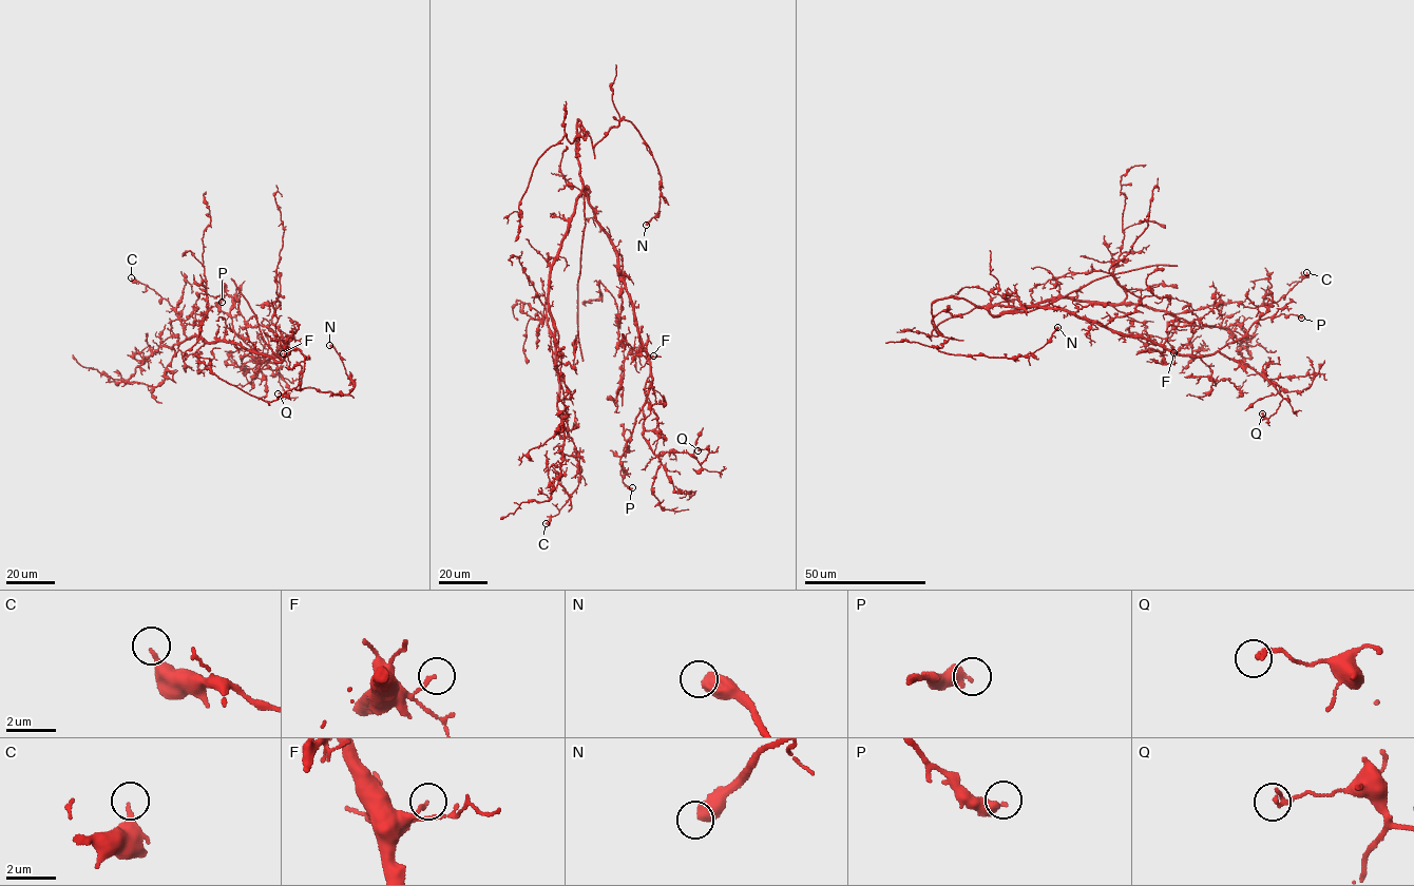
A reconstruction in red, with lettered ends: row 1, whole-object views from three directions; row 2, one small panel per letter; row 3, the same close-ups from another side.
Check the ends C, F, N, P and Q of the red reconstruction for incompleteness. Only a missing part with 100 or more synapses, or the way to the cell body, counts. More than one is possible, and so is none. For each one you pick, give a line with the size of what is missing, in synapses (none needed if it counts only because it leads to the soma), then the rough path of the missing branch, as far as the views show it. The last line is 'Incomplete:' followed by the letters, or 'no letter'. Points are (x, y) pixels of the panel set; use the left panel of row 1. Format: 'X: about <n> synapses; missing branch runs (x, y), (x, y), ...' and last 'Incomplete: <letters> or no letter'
Incomplete: no letter

